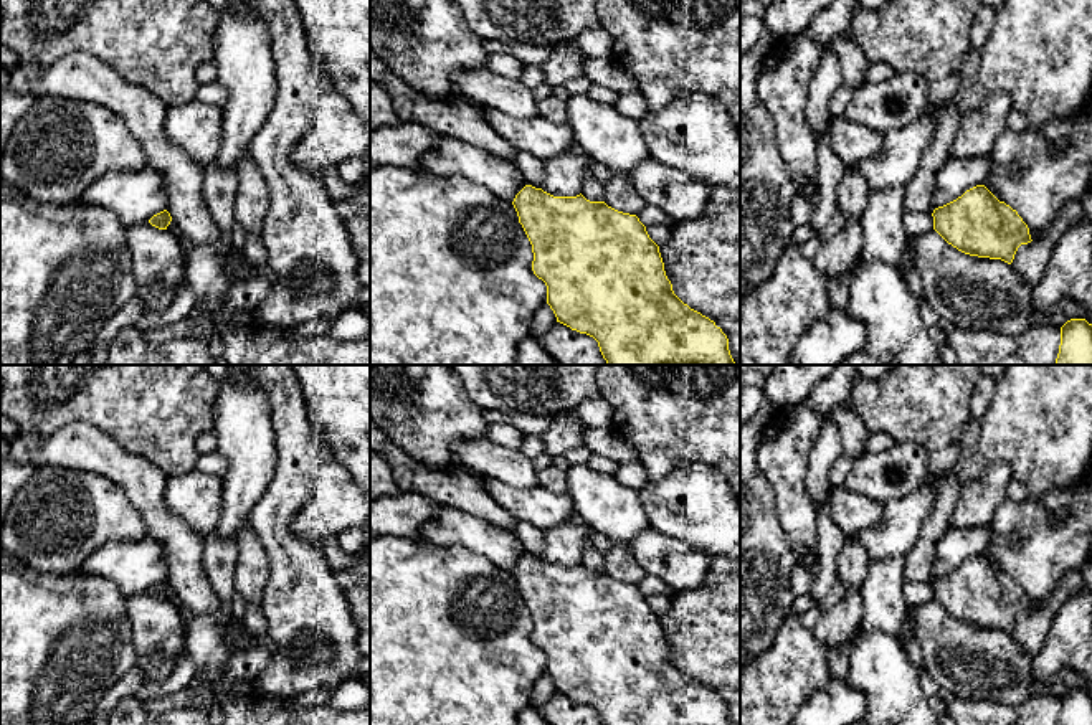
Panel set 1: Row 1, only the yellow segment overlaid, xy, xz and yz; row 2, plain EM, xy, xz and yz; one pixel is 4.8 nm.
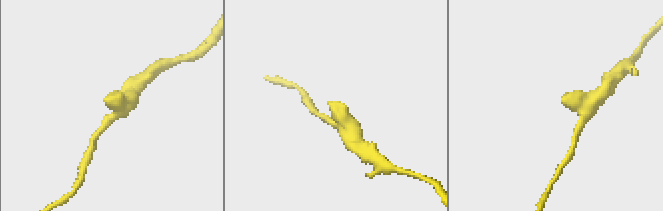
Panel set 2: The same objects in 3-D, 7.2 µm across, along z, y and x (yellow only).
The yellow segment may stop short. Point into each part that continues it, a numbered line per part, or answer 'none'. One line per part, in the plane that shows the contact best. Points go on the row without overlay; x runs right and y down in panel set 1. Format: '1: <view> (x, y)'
none

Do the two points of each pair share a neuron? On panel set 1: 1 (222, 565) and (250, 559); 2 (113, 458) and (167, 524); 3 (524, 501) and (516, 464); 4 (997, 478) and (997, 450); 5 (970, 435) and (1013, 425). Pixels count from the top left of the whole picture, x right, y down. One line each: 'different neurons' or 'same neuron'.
1: different neurons
2: same neuron
3: different neurons
4: different neurons
5: different neurons

